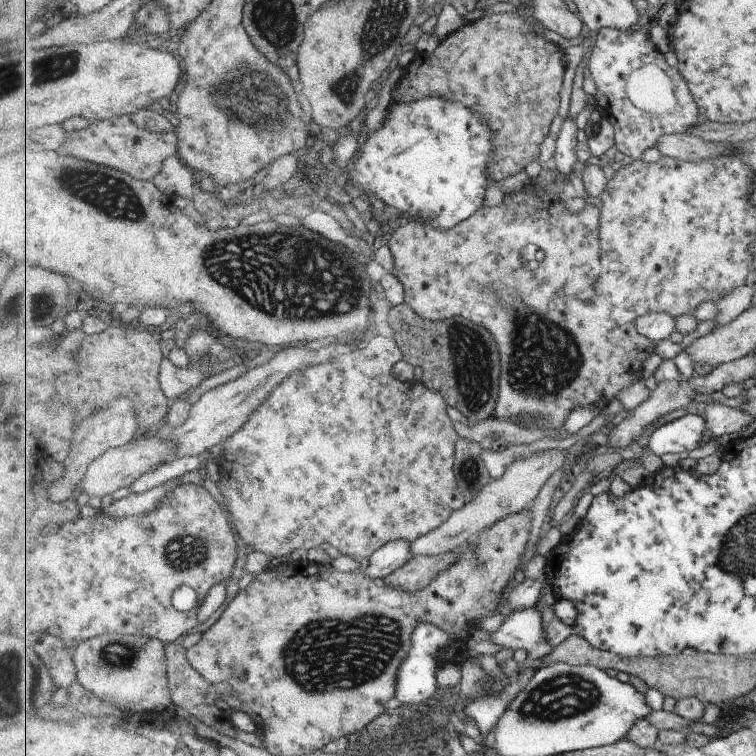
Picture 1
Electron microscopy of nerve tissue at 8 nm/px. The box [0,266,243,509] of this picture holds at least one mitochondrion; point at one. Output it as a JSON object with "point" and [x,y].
{"point":[45,304]}

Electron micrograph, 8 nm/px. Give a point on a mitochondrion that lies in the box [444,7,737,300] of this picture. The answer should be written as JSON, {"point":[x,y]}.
{"point":[681,113]}

